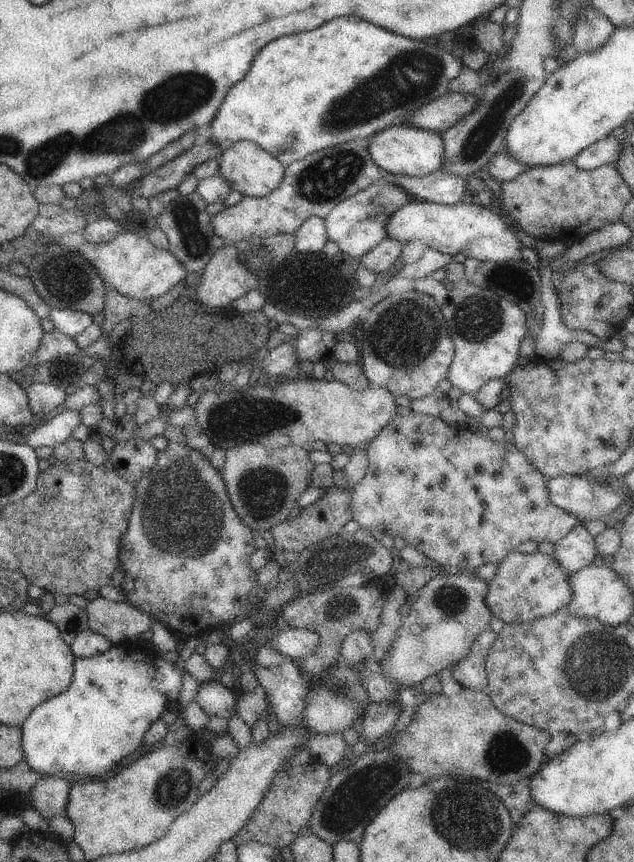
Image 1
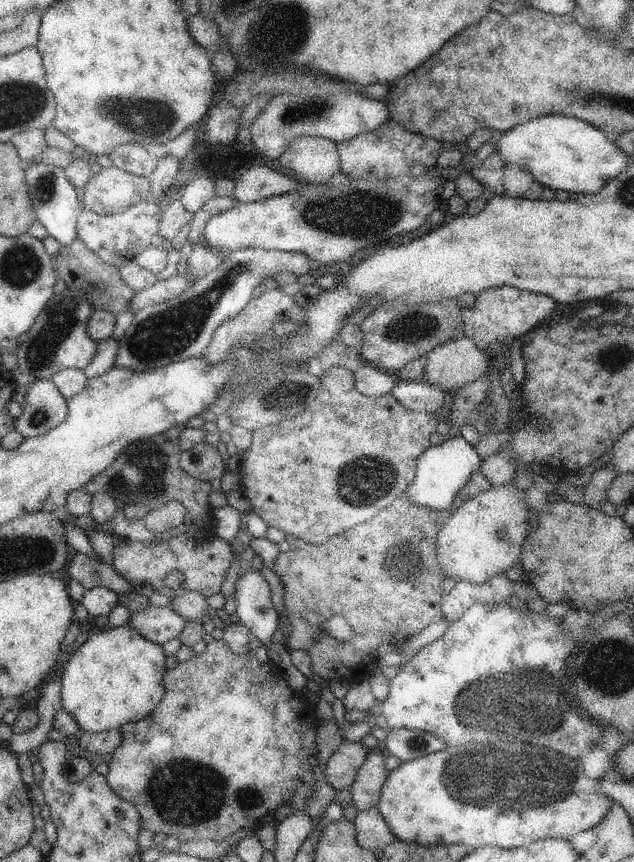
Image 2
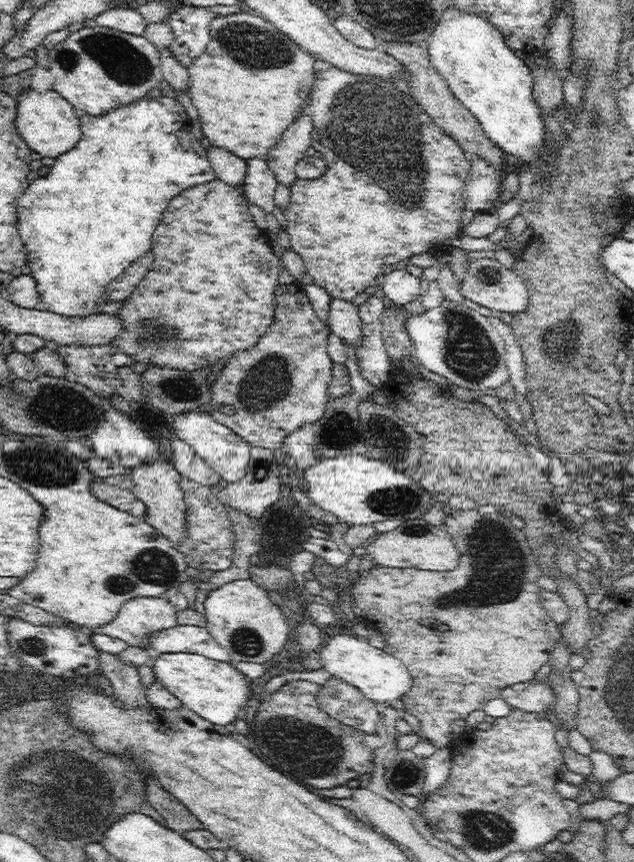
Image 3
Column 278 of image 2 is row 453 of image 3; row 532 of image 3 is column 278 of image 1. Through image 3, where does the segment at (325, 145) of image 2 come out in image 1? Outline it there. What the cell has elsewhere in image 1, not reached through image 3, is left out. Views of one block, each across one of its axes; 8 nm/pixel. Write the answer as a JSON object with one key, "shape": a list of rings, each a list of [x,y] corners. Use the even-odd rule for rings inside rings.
{"shape":[[[240,141],[228,150],[219,153],[218,157],[220,159],[220,174],[224,176],[224,180],[228,182],[230,189],[238,191],[242,196],[269,196],[279,188],[282,180],[284,180],[286,173],[284,164],[276,156],[266,152],[256,142]]]}

